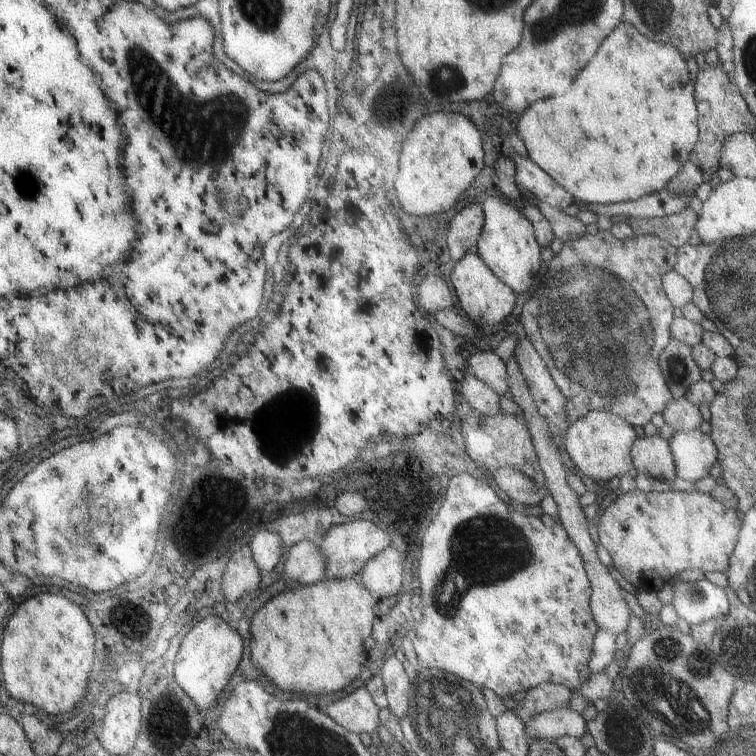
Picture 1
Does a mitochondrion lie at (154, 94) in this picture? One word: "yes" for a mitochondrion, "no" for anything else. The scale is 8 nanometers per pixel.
yes

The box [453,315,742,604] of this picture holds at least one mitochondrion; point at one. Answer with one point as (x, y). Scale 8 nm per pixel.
(678, 369)

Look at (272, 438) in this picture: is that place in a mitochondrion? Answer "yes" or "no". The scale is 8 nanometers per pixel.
yes

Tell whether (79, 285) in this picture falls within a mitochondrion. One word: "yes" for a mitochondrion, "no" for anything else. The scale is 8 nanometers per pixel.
no

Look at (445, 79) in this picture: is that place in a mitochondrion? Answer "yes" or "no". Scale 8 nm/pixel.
yes

